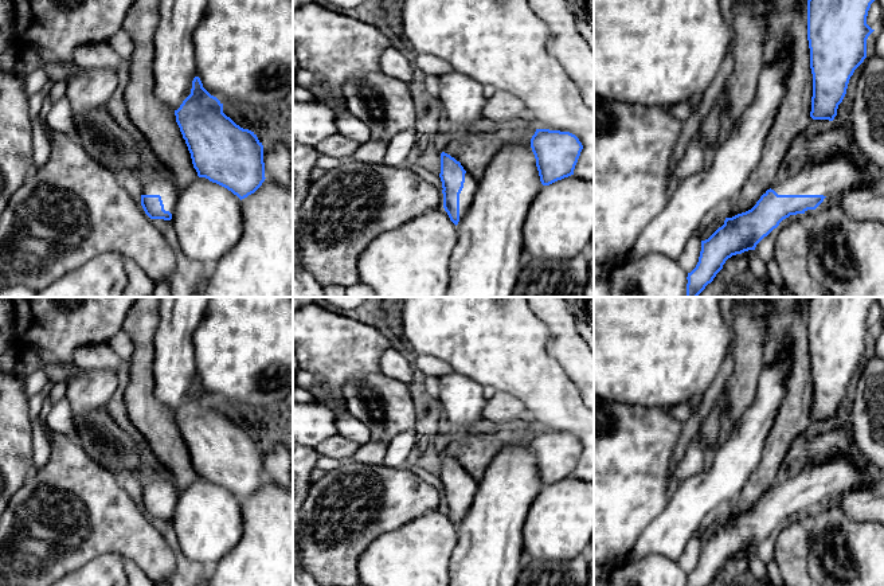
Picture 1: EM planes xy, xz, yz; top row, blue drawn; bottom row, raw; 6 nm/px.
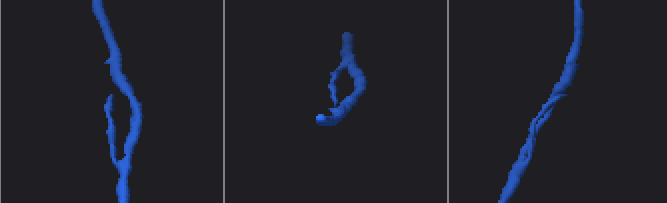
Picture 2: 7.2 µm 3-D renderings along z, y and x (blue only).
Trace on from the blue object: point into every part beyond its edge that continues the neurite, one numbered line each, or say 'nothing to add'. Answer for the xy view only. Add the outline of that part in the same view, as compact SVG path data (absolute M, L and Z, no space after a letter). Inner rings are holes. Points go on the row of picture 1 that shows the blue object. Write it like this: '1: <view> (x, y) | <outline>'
1: xy (165, 188) | M157 179L144 185L142 195L160 195L164 210L173 214L179 191L171 179Z

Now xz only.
1: xz (470, 184) | M466 172L463 188L459 194L459 220L466 215L477 188L478 181L473 179L470 173Z

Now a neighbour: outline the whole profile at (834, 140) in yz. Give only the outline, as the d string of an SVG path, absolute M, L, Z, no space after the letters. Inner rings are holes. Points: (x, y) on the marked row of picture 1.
M829 122L824 132L813 136L807 141L805 156L801 157L797 164L798 167L813 165L821 160L828 160L837 155L845 155L853 160L863 160L865 157L854 148L852 126L844 128Z

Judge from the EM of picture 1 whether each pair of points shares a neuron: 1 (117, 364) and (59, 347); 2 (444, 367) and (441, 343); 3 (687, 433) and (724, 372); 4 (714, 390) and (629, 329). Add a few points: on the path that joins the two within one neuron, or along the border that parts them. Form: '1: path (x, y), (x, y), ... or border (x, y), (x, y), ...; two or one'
1: border (106, 343), (78, 348), (73, 362); two
2: border (417, 354), (437, 356), (445, 360), (454, 371); two
3: path (697, 418), (716, 387); one
4: border (724, 358), (716, 378), (703, 395); two

